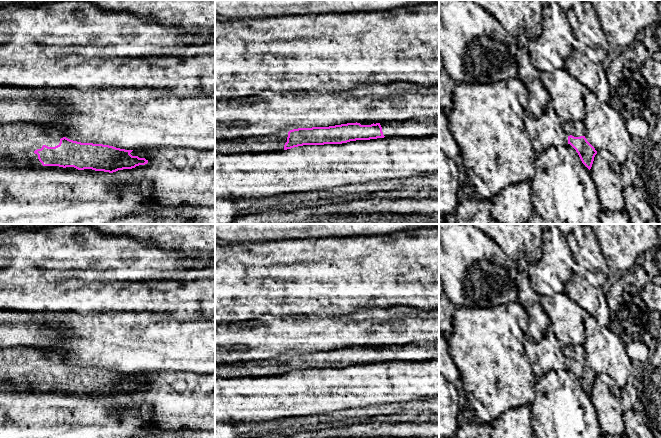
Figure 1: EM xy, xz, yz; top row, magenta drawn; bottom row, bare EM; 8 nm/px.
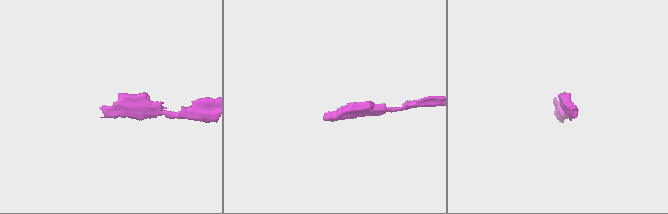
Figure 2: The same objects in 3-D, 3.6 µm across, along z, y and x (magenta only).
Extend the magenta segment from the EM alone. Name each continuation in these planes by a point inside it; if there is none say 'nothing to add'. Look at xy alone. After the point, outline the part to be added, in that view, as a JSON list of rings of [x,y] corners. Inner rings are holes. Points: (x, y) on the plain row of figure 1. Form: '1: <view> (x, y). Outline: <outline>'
1: xy (18, 365). Outline: [[[11,347],[0,349],[0,383],[9,390],[43,391],[35,374],[43,369],[55,371],[65,361],[57,350],[35,347]]]

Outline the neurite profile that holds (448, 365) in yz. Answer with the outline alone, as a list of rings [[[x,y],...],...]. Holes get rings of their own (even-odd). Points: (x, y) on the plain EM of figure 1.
[[[439,330],[439,374],[442,374],[457,390],[460,410],[468,408],[466,392],[448,348],[448,341]]]

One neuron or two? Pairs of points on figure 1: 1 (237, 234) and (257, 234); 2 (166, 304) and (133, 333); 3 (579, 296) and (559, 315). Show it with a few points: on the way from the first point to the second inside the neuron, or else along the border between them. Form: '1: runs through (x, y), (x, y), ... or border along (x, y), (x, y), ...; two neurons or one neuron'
1: runs through (242, 234), (252, 234); one neuron
2: border along (131, 313), (159, 313), (178, 319); two neurons
3: border along (564, 292), (583, 309); two neurons

